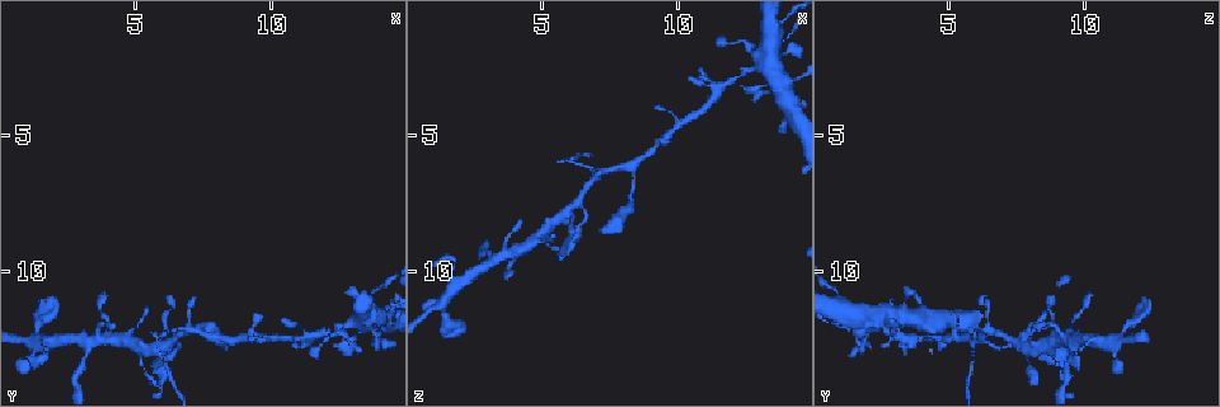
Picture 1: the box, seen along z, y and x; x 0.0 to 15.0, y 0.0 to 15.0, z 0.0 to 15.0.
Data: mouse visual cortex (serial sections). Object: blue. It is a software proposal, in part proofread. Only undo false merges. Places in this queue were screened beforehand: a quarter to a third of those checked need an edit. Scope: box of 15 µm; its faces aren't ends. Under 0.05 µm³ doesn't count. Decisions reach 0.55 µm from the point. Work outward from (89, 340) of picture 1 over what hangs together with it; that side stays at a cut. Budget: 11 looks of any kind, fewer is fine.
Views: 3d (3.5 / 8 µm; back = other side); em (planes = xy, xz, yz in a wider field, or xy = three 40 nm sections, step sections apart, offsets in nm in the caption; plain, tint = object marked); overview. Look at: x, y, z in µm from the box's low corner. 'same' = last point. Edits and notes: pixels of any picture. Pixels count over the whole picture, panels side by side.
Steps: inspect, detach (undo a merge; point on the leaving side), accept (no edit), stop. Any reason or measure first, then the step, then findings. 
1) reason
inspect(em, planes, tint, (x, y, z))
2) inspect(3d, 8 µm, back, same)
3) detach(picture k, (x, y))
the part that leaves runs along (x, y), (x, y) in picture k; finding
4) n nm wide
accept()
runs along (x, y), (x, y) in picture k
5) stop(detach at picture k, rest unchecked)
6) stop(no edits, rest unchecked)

abrupt turn
inspect(em, xy, step 2, tint, (1.6, 12.7, 10.1))

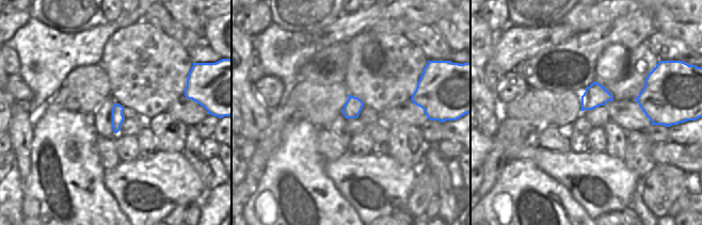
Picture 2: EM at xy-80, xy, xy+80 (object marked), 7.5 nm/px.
wider look
inspect(3d, 3.5 µm, same)

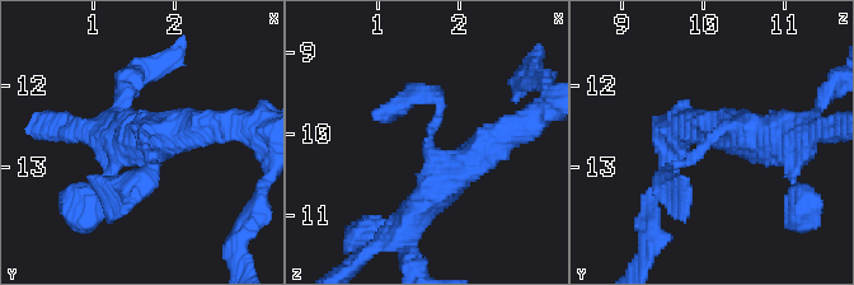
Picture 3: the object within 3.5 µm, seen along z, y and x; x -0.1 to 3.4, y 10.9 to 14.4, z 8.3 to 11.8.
accept()
runs along (193, 130), (123, 196) in picture 3; all the same cell

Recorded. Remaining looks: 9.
inspect(3d, 3.5 µm, (5.8, 12.8, 8.0))

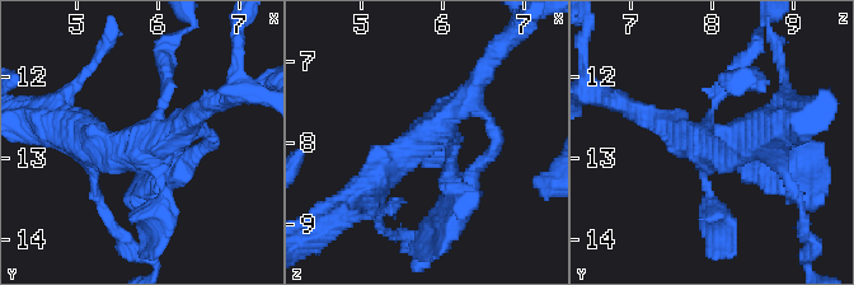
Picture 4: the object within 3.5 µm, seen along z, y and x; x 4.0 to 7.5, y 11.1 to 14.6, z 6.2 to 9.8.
4 arms; arms of 150, 200, 300, 400 nm; need the tissue
inspect(em, planes, tint, (5.80, 12.85, 7.90))

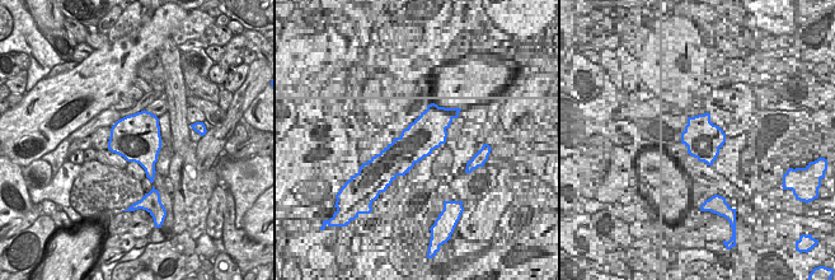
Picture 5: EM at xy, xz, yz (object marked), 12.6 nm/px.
accept()
runs along (362, 190), (468, 102), (479, 75) in picture 4; continuous, no second cell

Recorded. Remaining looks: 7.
arms part here
inspect(3d, 3.5 µm, (7.0, 12.1, 6.5))

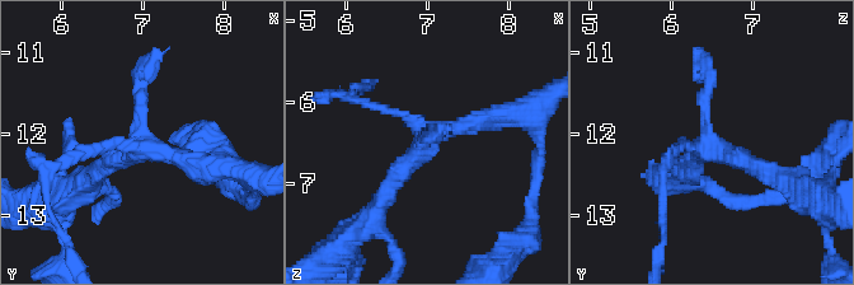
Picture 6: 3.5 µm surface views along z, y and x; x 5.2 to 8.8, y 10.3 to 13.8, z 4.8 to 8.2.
shape alone is not enough
inspect(em, xy, step 3, tint, (7.00, 12.15, 6.45))

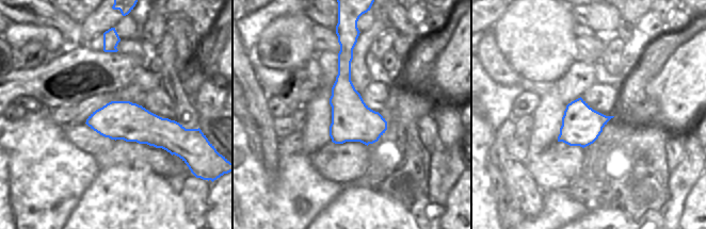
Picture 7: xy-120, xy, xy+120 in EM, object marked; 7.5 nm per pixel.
accept()
runs along (379, 201), (430, 135), (500, 116) in picture 6; all the same cell

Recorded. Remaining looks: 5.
a narrow waist
inspect(3d, 8 µm, (12.2, 12.3, 1.5))

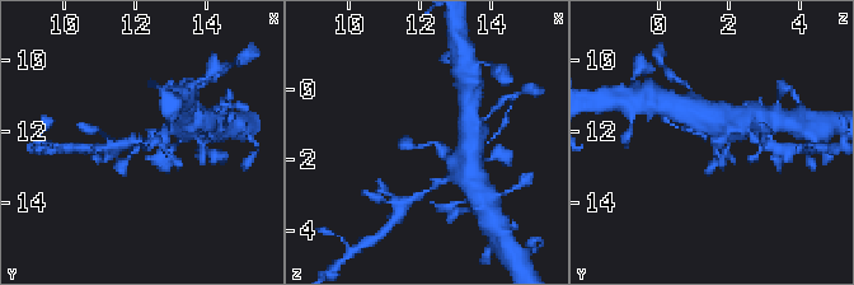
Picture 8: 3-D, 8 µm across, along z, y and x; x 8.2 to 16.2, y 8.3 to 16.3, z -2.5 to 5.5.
zoom in
inspect(3d, 3.5 µm, (12.4, 12.3, 1.6))

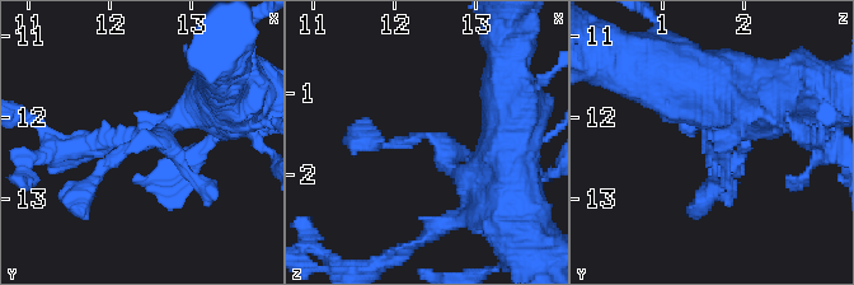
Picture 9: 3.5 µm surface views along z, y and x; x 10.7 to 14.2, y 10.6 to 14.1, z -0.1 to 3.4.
inspect(em, xy, step 5, tint, (12.30, 12.35, 1.50))

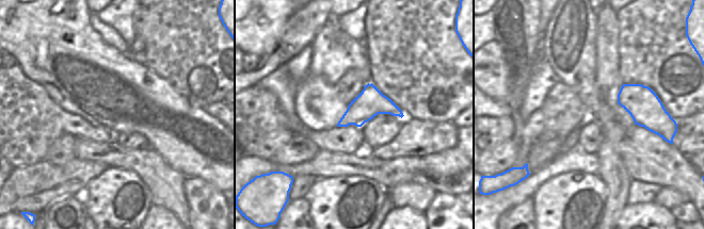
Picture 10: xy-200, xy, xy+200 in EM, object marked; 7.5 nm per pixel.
220 nm wide
accept()
runs along (470, 183), (431, 138), (376, 144), (365, 134) in picture 9; all the same cell

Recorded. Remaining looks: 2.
stop(no edits, rest unchecked)

